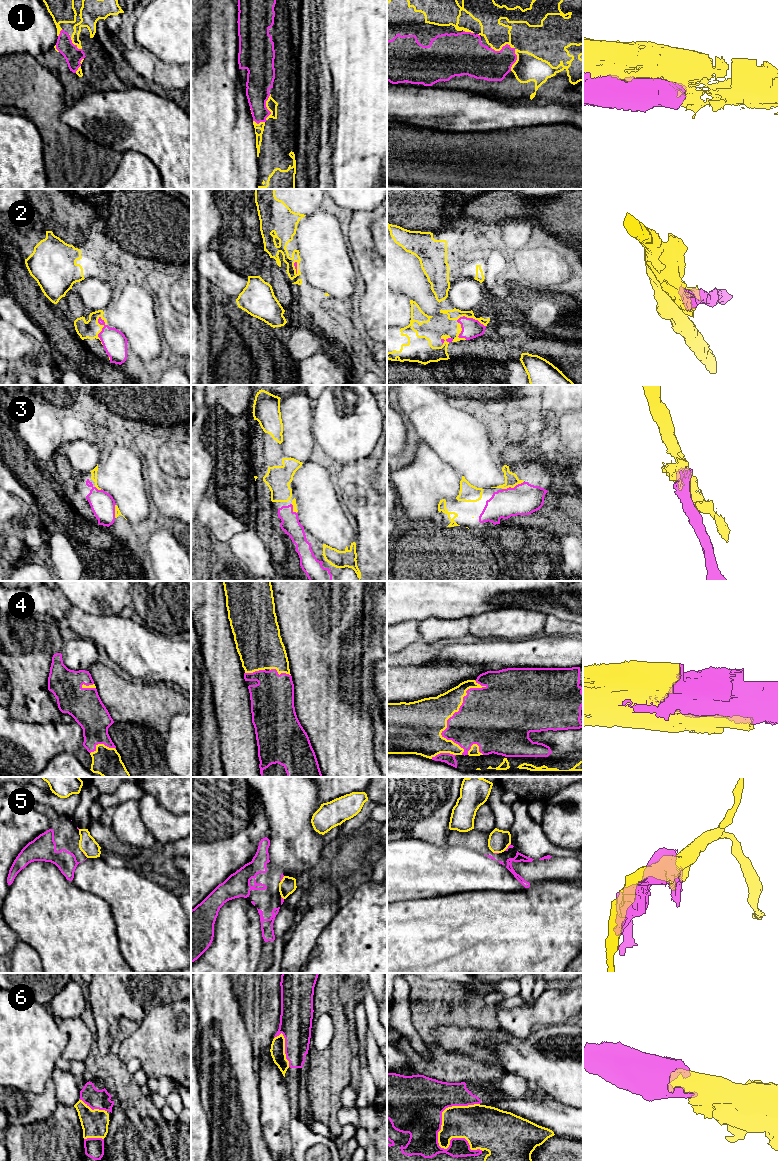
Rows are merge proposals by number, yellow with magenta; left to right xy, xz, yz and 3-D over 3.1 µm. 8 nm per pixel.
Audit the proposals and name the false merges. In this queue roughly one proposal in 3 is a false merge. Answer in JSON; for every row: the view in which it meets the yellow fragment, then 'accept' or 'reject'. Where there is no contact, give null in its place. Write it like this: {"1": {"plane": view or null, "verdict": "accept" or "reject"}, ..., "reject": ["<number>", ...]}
{"1": {"plane": "yz", "verdict": "reject"}, "2": {"plane": "xy", "verdict": "reject"}, "3": {"plane": "yz", "verdict": "accept"}, "4": {"plane": "yz", "verdict": "accept"}, "5": {"plane": "yz", "verdict": "reject"}, "6": {"plane": "yz", "verdict": "accept"}, "reject": ["1", "2", "5"]}

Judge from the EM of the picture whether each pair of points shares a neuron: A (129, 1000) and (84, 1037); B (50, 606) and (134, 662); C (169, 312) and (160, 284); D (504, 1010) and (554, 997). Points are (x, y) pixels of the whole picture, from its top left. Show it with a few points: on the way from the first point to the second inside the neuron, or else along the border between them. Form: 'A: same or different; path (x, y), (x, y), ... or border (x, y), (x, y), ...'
A: different; border (94, 1036), (95, 1048)
B: same; path (71, 614), (84, 625), (102, 630), (113, 641)
C: same; path (166, 305), (160, 291)
D: same; path (516, 1010), (542, 1009)

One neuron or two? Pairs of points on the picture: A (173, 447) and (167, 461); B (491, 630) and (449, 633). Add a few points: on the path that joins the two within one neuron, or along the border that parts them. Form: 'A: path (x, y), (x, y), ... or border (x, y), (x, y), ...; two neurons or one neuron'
A: path (173, 450), (173, 455), (170, 458); one neuron
B: path (481, 628), (459, 628); one neuron

